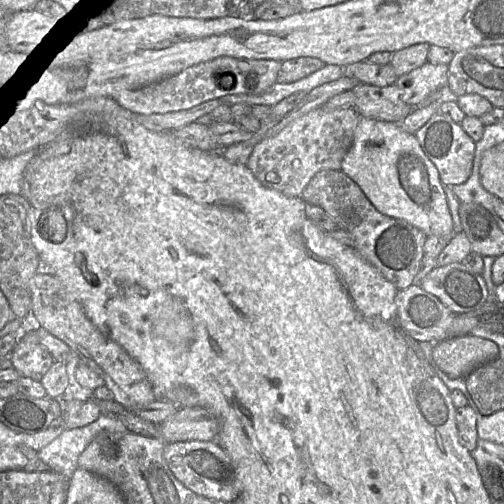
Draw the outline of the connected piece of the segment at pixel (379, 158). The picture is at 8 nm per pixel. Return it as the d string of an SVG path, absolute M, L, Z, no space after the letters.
M360 117L353 144L342 161L340 171L361 188L371 204L383 215L405 221L427 236L455 235L445 185L437 168L423 152L416 136L405 132L399 124Z

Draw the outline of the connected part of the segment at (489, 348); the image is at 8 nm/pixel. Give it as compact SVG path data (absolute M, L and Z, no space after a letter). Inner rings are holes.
M472 335L449 338L432 347L433 362L451 378L466 378L476 368L498 356L496 343Z

